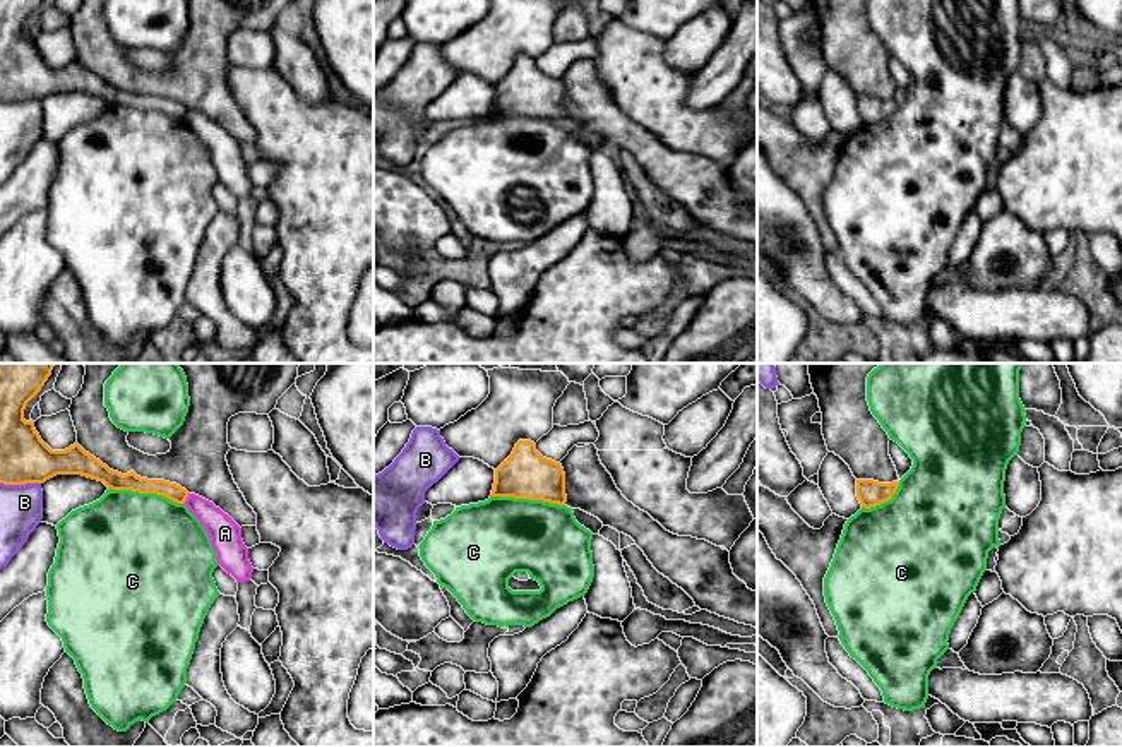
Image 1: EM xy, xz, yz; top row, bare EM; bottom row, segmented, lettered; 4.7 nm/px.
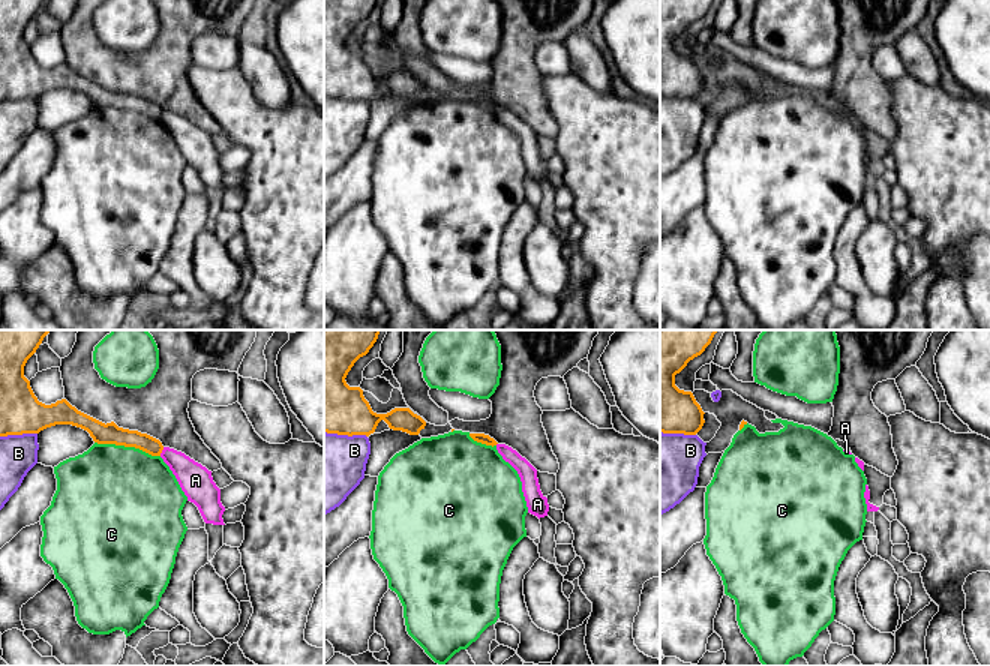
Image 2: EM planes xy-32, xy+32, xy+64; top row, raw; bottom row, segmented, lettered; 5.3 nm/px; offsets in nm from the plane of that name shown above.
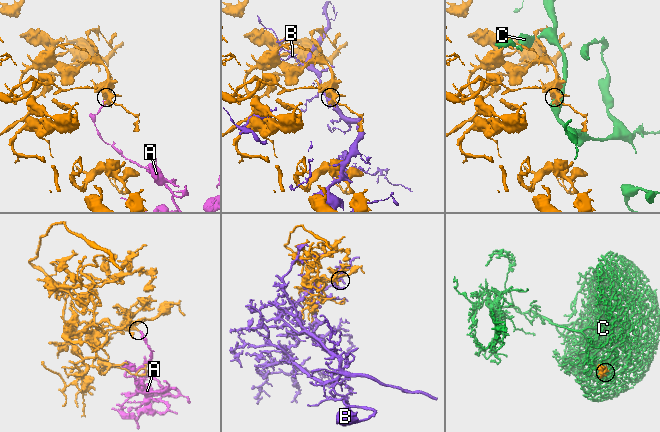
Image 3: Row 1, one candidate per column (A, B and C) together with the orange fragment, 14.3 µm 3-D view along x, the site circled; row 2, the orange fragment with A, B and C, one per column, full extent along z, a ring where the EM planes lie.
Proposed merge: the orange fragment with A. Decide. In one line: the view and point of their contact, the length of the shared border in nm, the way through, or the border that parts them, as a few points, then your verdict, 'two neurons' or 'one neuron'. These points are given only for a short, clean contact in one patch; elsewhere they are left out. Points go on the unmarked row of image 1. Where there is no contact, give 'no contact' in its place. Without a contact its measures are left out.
xy (185, 115) | 50 nm | along xy (189, 110), (184, 119) | two neurons

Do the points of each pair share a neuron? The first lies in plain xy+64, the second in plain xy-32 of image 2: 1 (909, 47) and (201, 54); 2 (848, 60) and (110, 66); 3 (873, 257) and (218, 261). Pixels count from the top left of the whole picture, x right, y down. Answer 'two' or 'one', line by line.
1: two
2: one
3: one

